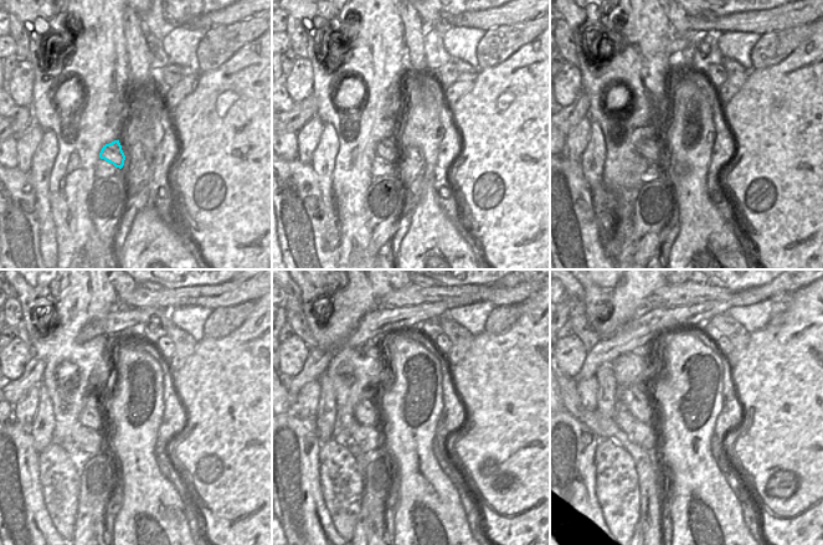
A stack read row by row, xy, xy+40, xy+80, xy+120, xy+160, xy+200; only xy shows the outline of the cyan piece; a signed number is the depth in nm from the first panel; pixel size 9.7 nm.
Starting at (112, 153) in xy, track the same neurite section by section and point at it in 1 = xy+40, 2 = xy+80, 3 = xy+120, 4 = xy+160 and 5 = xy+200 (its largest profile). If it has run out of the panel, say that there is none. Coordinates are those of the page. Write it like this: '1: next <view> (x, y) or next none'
1: next xy+40 (385, 150)
2: next xy+80 (651, 149)
3: next xy+120 (91, 417)
4: next xy+160 (365, 412)
5: next xy+200 (636, 399)

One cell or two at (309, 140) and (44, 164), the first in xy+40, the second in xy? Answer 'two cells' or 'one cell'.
two cells

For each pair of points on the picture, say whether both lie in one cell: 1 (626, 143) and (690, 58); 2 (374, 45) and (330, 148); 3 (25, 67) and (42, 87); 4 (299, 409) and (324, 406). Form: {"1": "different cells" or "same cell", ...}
{"1": "same cell", "2": "different cells", "3": "different cells", "4": "different cells"}

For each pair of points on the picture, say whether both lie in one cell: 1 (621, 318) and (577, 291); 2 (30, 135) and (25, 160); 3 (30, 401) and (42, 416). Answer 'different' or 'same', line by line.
1: different
2: same
3: different

